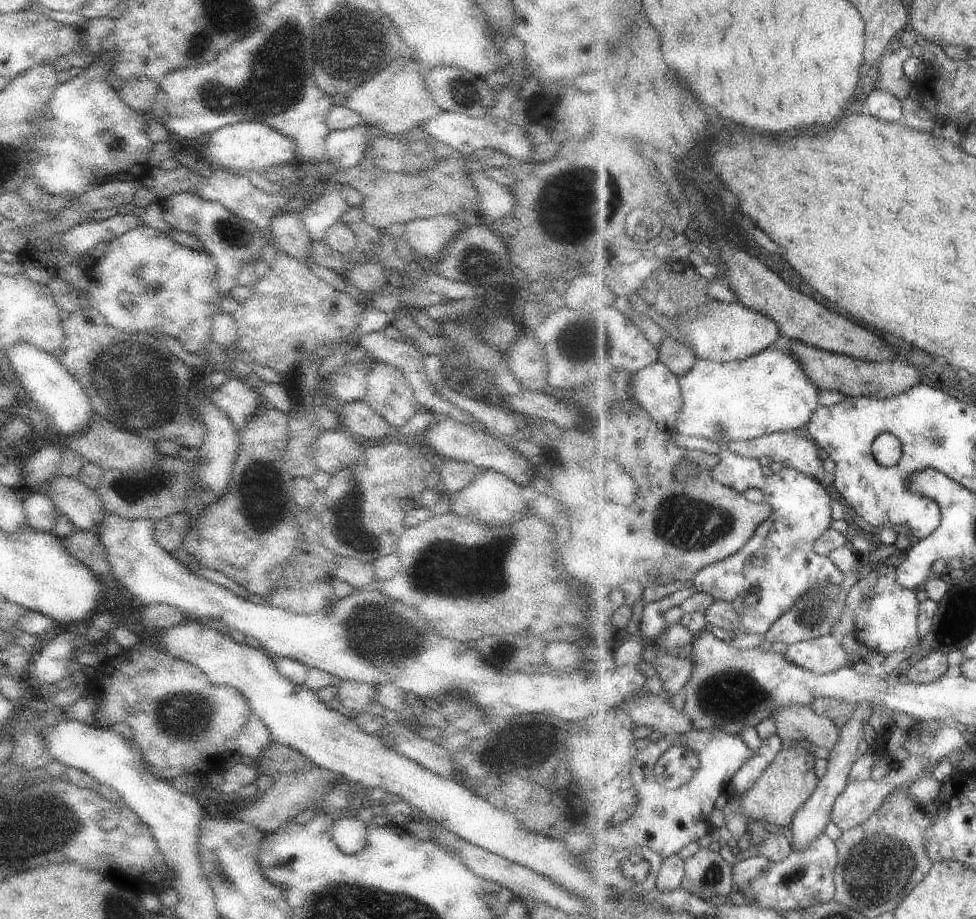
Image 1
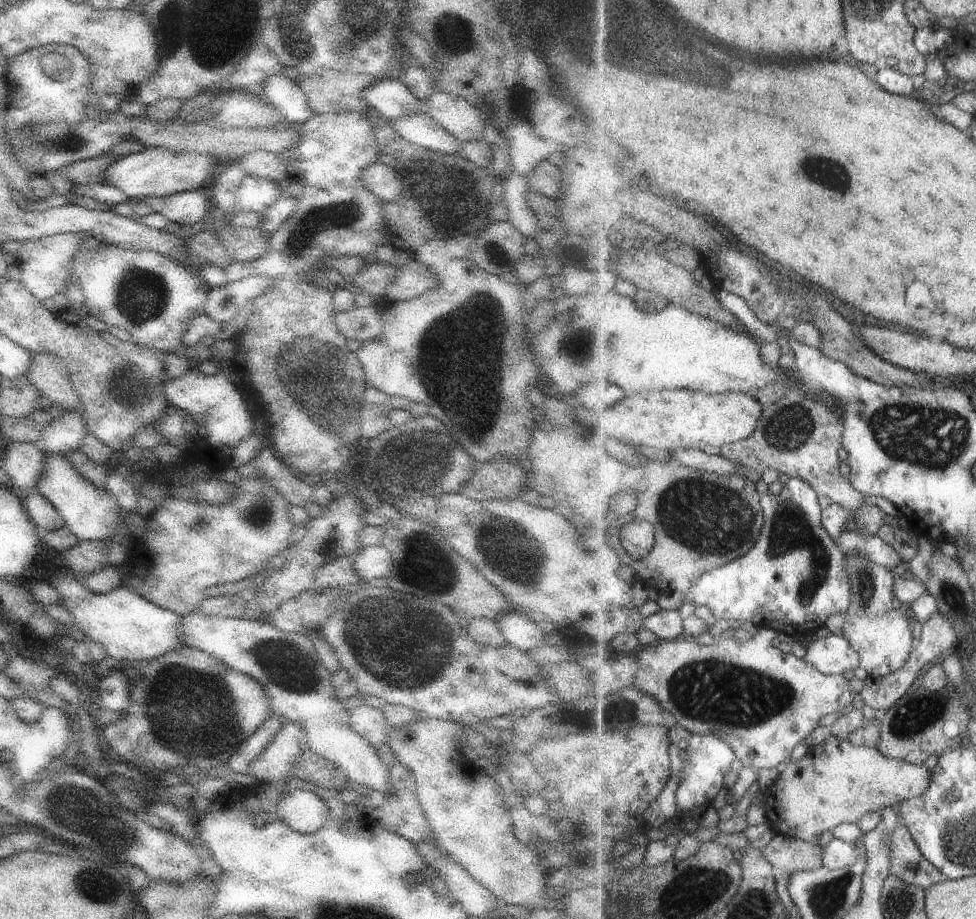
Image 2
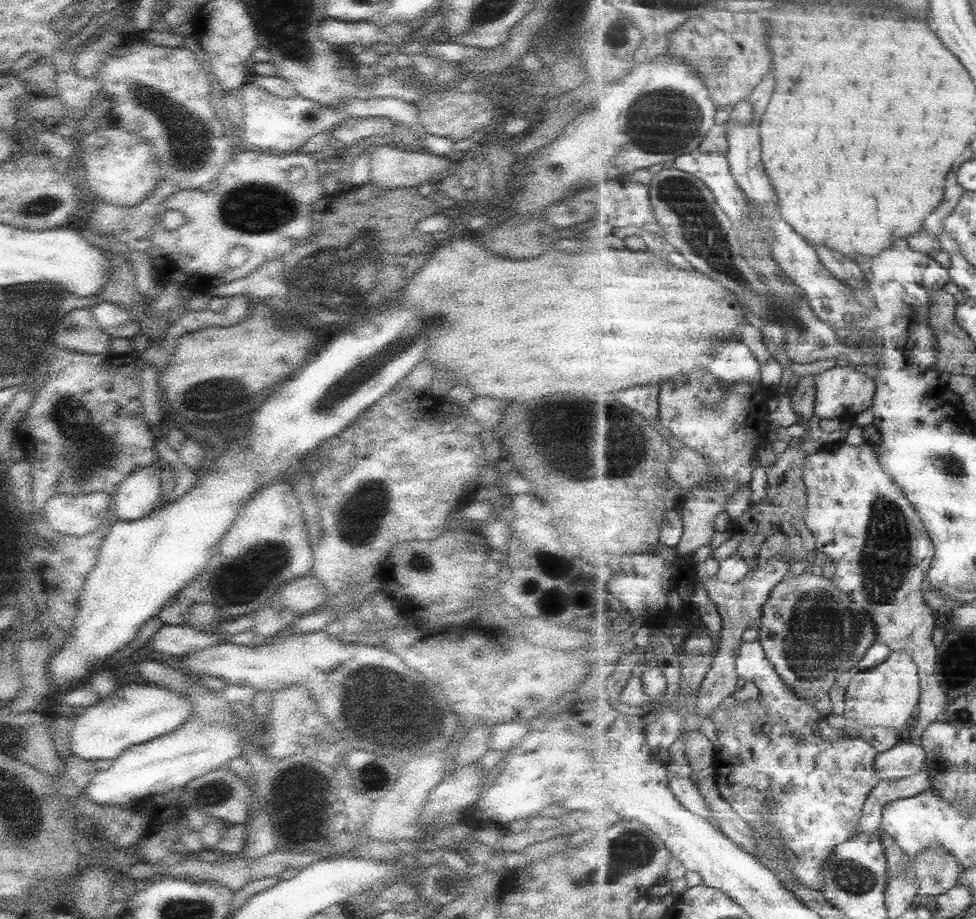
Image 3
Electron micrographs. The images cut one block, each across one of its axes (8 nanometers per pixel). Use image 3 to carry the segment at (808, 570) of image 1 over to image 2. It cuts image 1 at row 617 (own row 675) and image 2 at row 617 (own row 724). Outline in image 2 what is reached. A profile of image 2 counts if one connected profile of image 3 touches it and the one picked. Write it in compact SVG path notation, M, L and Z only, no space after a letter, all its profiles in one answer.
M799 477L790 478L778 494L765 494L761 497L762 509L764 510L764 528L761 531L759 540L756 545L746 552L741 558L727 563L726 565L714 568L706 572L683 594L683 603L695 603L696 605L704 605L709 608L715 616L715 619L723 618L723 620L739 620L740 622L751 622L755 627L768 626L776 632L784 631L797 636L812 636L819 628L825 627L829 616L833 614L845 613L852 605L852 583L850 582L850 572L848 571L848 558L841 551L837 540L829 534L829 531L821 524L823 509L819 506L818 492L811 486L810 482L800 479Z

